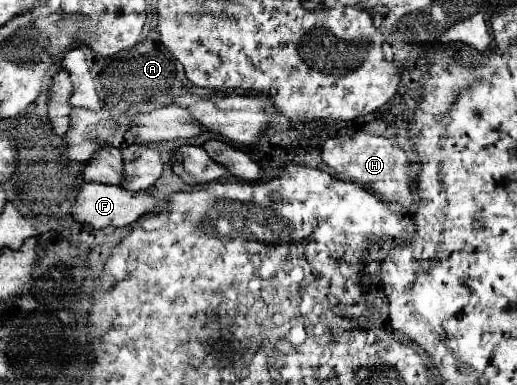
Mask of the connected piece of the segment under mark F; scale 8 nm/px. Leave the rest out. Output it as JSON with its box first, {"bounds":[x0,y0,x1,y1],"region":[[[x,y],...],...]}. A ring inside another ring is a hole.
{"bounds":[72,182,158,228],"region":[[[86,182],[82,184],[82,190],[76,198],[76,204],[72,206],[72,214],[80,222],[88,222],[94,228],[116,228],[116,226],[130,226],[136,220],[140,220],[144,214],[152,212],[158,206],[158,200],[150,190],[138,190],[130,192],[122,186],[108,186],[100,182]]]}

